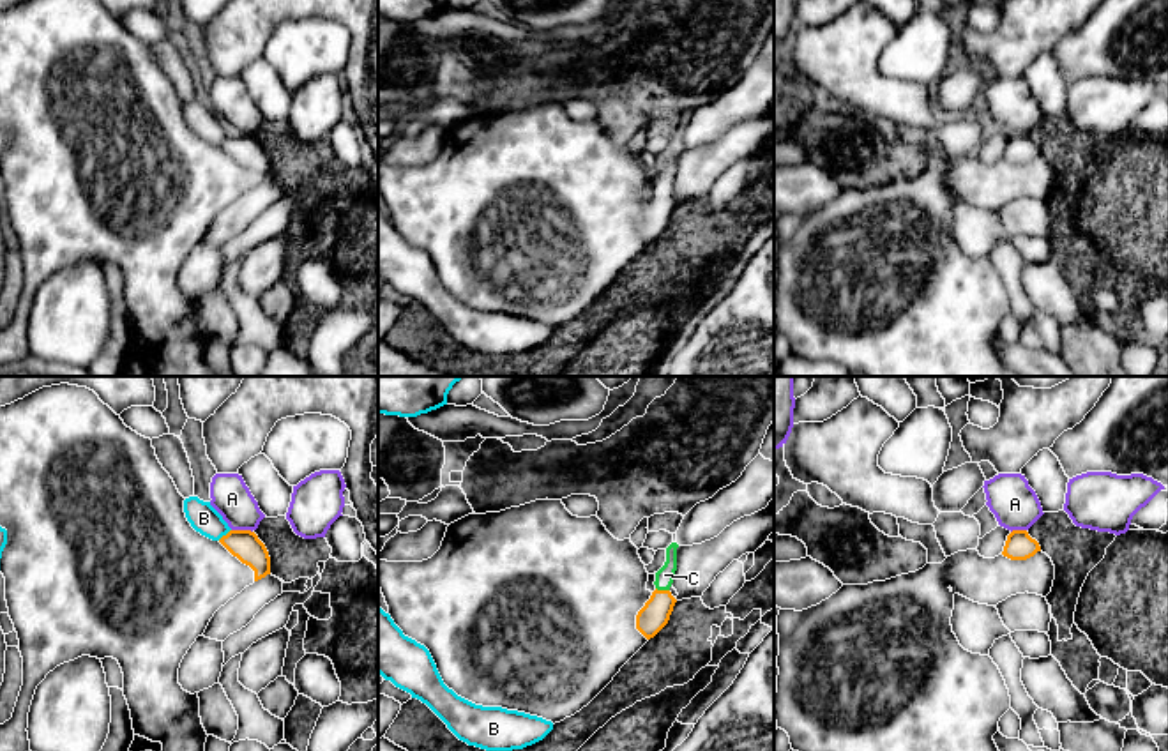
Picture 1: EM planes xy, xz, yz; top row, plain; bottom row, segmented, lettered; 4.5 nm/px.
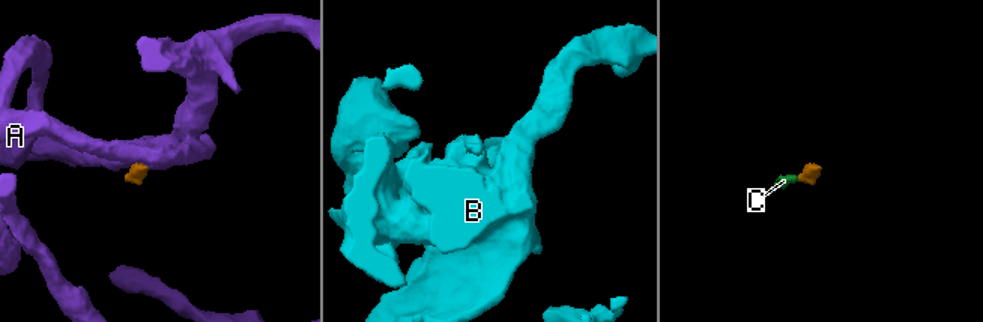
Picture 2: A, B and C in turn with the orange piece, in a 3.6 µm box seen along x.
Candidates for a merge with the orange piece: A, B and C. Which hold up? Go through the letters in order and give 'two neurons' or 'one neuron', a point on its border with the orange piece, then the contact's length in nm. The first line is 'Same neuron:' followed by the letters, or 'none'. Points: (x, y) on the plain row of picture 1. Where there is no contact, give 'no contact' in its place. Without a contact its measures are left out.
Same neuron: C
A: two neurons; contact xy (242, 135); length 100 nm
B: two neurons; contact xy (223, 140); length 80 nm
C: one neuron; contact xz (663, 195); length 70 nm

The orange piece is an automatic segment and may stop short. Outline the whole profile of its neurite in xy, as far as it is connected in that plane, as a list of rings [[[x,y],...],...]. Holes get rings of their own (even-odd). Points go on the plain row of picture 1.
[[[230,134],[219,147],[242,168],[254,175],[254,186],[270,178],[270,161],[265,148],[251,134]]]

